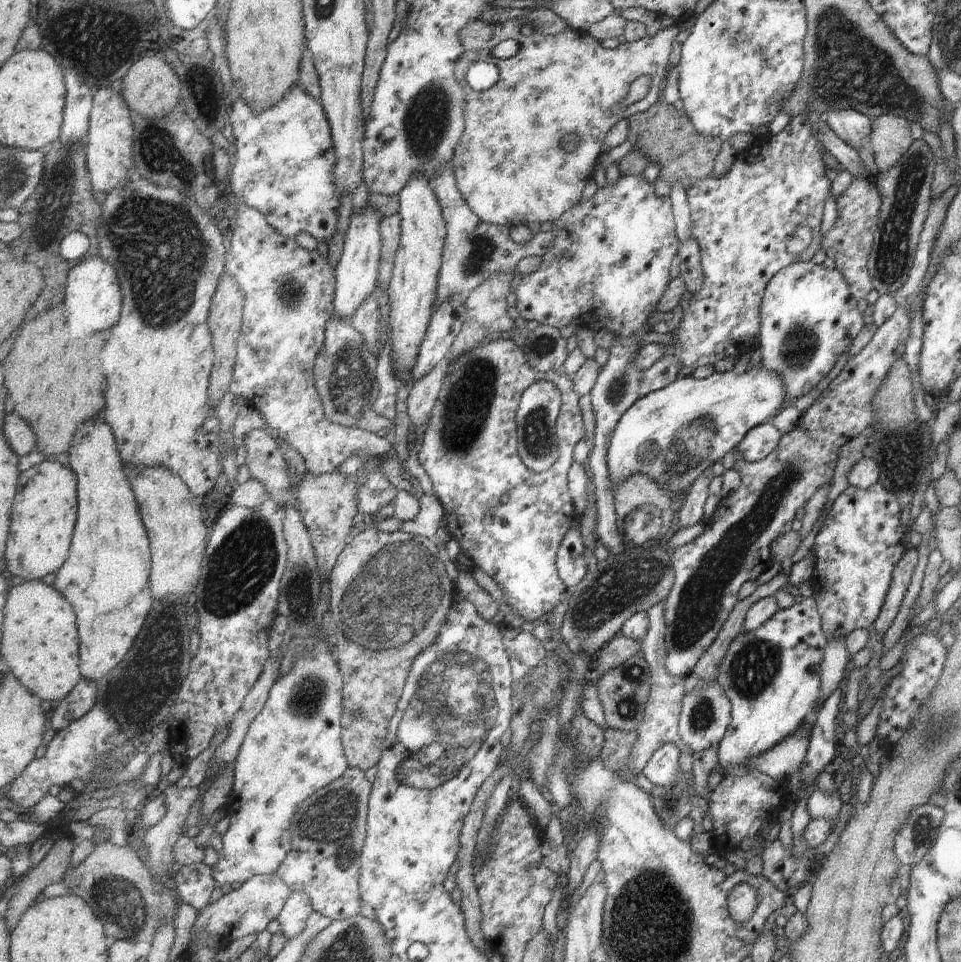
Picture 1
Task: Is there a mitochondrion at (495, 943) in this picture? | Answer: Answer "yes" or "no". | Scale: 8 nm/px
no

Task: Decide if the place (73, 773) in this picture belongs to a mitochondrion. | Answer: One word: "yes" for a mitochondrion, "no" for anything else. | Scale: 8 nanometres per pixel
no

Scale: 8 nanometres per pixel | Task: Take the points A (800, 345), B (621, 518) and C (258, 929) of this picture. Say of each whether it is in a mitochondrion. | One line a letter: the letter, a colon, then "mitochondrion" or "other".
A: mitochondrion
B: other
C: other

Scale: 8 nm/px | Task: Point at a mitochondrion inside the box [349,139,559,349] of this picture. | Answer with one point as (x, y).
(481, 247)

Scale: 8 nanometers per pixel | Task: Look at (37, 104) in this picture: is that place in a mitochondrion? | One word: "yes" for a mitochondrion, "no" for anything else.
no

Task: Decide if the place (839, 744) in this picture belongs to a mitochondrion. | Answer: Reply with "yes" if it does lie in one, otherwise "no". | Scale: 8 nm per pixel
no

